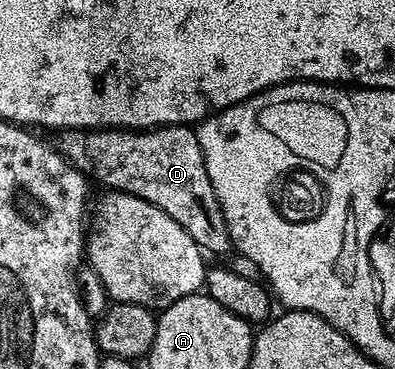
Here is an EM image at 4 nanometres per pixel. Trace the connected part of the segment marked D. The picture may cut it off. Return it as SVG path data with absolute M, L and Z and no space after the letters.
M188 125L149 128L144 132L134 132L129 128L98 128L88 132L66 130L60 138L60 153L64 154L82 174L90 179L98 178L103 185L109 186L105 188L110 191L133 194L136 198L155 204L160 210L167 212L167 216L174 218L206 255L225 254L231 250L229 229L227 220L223 216L223 208L219 208L219 200L211 188L205 157L201 145L197 143L196 133Z

